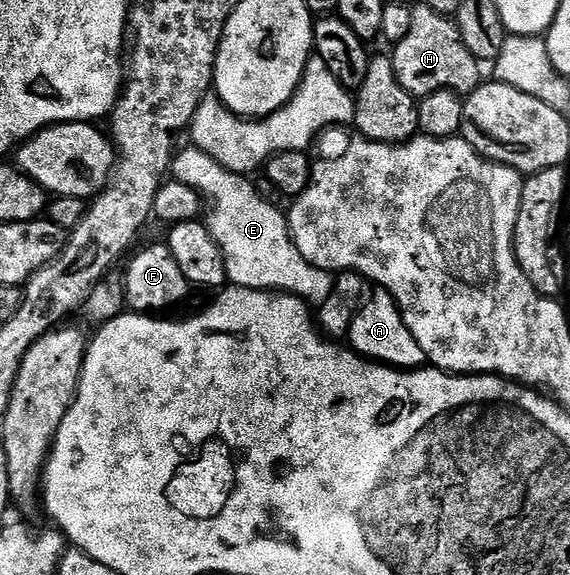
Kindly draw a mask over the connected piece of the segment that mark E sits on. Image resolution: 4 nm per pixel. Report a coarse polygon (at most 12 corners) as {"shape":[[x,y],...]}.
{"shape":[[195,145],[171,174],[203,199],[228,281],[325,302],[334,275],[286,211]]}

